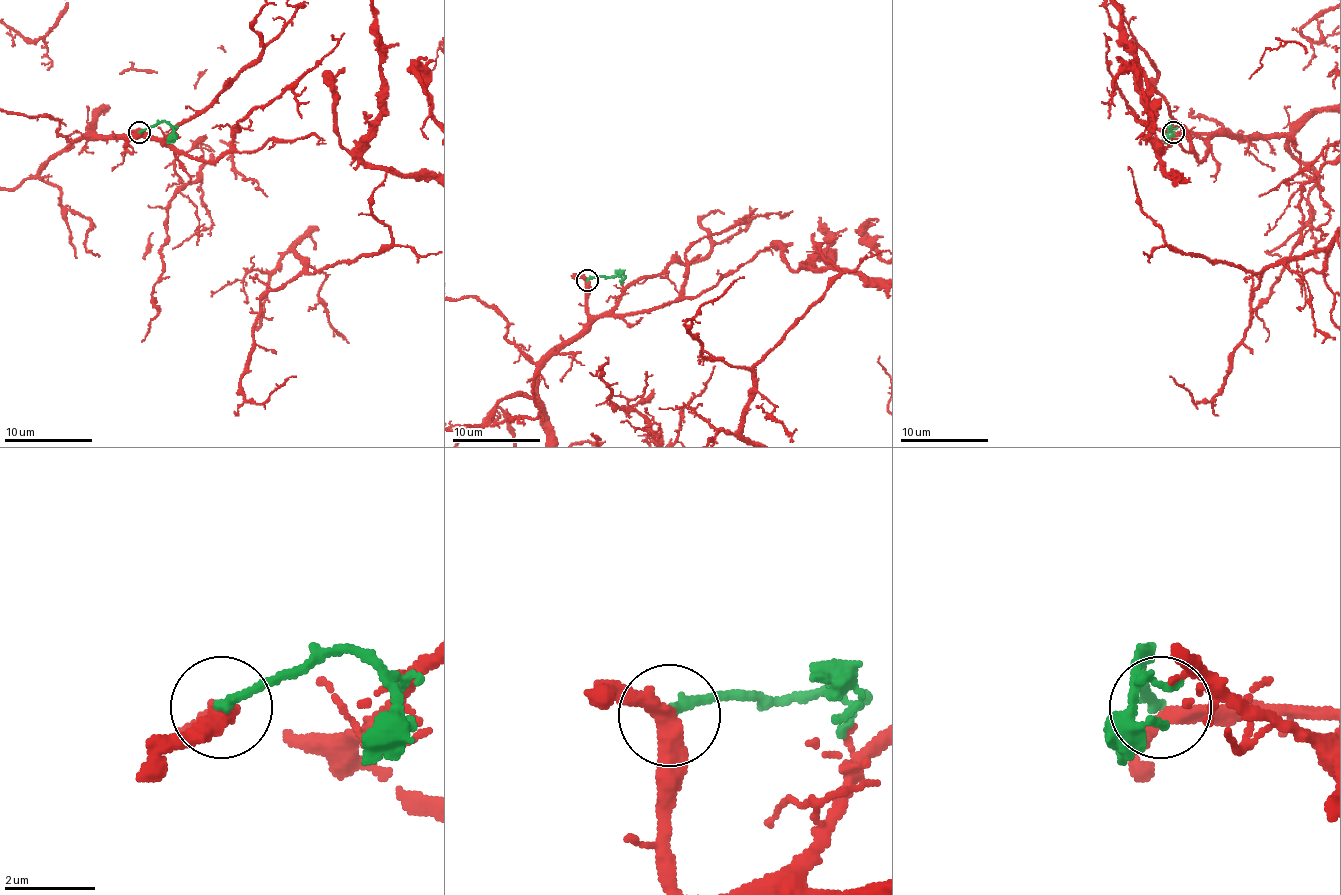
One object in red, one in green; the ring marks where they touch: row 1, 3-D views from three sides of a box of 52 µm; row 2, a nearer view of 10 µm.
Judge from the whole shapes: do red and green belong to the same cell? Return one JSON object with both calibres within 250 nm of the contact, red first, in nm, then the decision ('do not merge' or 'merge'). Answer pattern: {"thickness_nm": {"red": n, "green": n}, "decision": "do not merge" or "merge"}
{"thickness_nm": {"red": 380, "green": 240}, "decision": "do not merge"}

